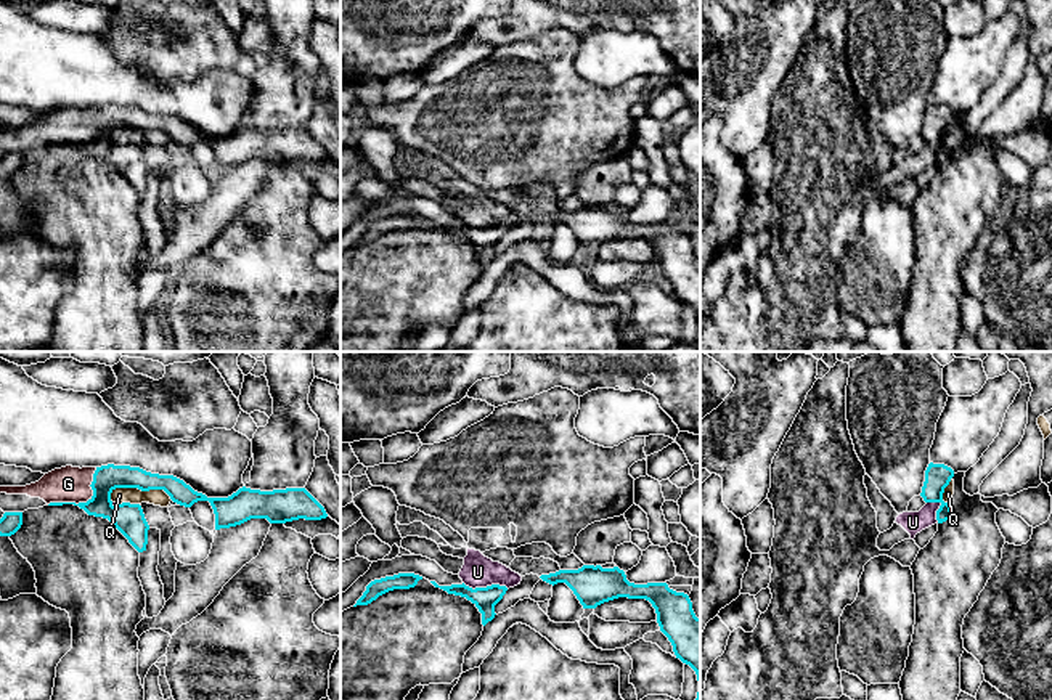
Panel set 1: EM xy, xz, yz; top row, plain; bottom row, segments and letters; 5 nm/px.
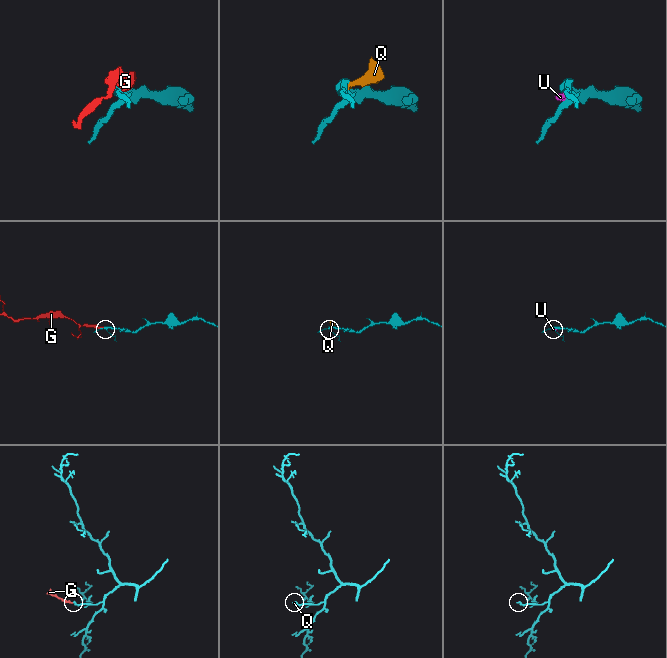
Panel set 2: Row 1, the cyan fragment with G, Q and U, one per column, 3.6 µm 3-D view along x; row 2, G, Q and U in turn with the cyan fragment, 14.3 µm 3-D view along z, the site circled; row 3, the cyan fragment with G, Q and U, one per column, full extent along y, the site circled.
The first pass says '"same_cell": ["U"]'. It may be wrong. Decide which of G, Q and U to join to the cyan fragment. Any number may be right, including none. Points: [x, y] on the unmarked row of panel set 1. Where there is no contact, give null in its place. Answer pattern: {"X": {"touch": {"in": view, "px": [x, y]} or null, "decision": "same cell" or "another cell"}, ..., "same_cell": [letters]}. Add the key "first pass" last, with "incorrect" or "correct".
{"G": {"touch": {"in": "xy", "px": [84, 143]}, "decision": "same cell"}, "Q": {"touch": {"in": "xy", "px": [142, 130]}, "decision": "another cell"}, "U": {"touch": {"in": "xz", "px": [485, 228]}, "decision": "another cell"}, "same_cell": ["G"], "first pass": "incorrect"}

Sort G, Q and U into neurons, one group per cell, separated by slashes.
G / Q U

